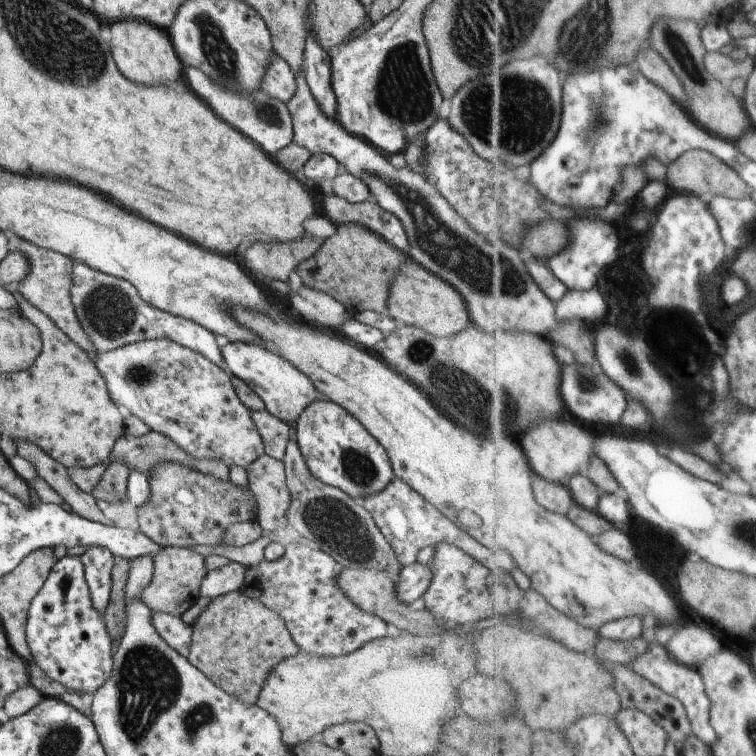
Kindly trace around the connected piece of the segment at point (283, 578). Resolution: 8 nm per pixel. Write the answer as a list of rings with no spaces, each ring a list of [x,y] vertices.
[[[287,543],[284,545],[283,556],[279,560],[267,562],[263,559],[257,566],[244,568],[243,582],[239,584],[239,591],[247,598],[262,602],[265,608],[274,610],[283,618],[285,626],[297,645],[297,648],[311,656],[340,657],[353,650],[357,650],[361,644],[375,638],[386,636],[384,622],[375,615],[358,609],[349,598],[339,590],[337,576],[342,567],[334,559],[326,548],[316,548],[313,545],[303,543]]]

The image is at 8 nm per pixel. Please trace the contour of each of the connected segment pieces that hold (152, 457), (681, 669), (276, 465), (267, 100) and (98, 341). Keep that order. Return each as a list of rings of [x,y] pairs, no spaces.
[[[149,431],[145,436],[138,437],[122,434],[113,444],[113,450],[109,452],[107,463],[111,463],[111,460],[117,460],[117,462],[125,464],[128,470],[135,470],[135,472],[141,472],[144,475],[147,475],[149,470],[157,469],[161,462],[177,462],[181,466],[187,466],[189,470],[197,470],[201,474],[211,474],[219,480],[228,480],[228,468],[223,462],[219,462],[219,460],[195,460],[193,456],[183,452],[183,448],[179,448],[175,442],[171,442],[167,436],[163,436],[159,432]]]
[[[651,645],[649,652],[641,654],[639,658],[635,658],[631,662],[631,668],[641,674],[663,690],[667,692],[669,696],[677,698],[679,702],[684,706],[687,718],[690,720],[693,732],[707,744],[712,750],[717,744],[718,733],[710,723],[711,714],[711,700],[707,696],[707,689],[705,688],[705,682],[703,677],[699,674],[697,668],[691,667],[685,663],[676,661],[669,652],[667,652],[666,646]]]
[[[265,454],[259,455],[247,468],[247,488],[251,492],[256,504],[256,523],[261,530],[276,531],[284,529],[288,525],[287,508],[289,508],[289,496],[287,484],[285,484],[285,466],[282,460],[277,460]]]
[[[193,66],[183,67],[182,73],[185,74],[185,80],[191,86],[191,90],[197,96],[201,96],[221,120],[225,120],[229,126],[244,134],[264,153],[274,156],[277,150],[281,150],[283,146],[287,146],[291,142],[292,122],[286,104],[283,102],[271,98],[269,94],[260,89],[251,92],[251,94],[231,92],[231,90],[211,82],[203,72],[193,68]]]
[[[82,262],[73,263],[71,272],[69,294],[73,312],[82,326],[81,330],[100,353],[115,350],[135,341],[165,338],[201,354],[209,362],[227,371],[216,342],[217,336],[209,330],[201,328],[191,320],[167,314],[143,302],[133,285],[123,279],[93,270]]]

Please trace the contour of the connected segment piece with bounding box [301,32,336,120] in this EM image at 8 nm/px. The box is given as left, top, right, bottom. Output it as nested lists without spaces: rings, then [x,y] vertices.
[[[307,32],[305,37],[301,73],[307,88],[309,88],[309,94],[317,102],[319,110],[322,110],[327,118],[336,120],[336,102],[329,82],[329,57],[326,51],[321,50],[321,46],[315,42],[311,32]]]

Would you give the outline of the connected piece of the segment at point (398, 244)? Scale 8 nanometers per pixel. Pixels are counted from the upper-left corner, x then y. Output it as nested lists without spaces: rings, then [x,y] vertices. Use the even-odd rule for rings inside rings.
[[[325,192],[322,193],[322,208],[323,214],[335,226],[347,223],[363,226],[400,253],[406,254],[410,250],[410,242],[399,219],[375,202],[350,203],[333,192]]]

